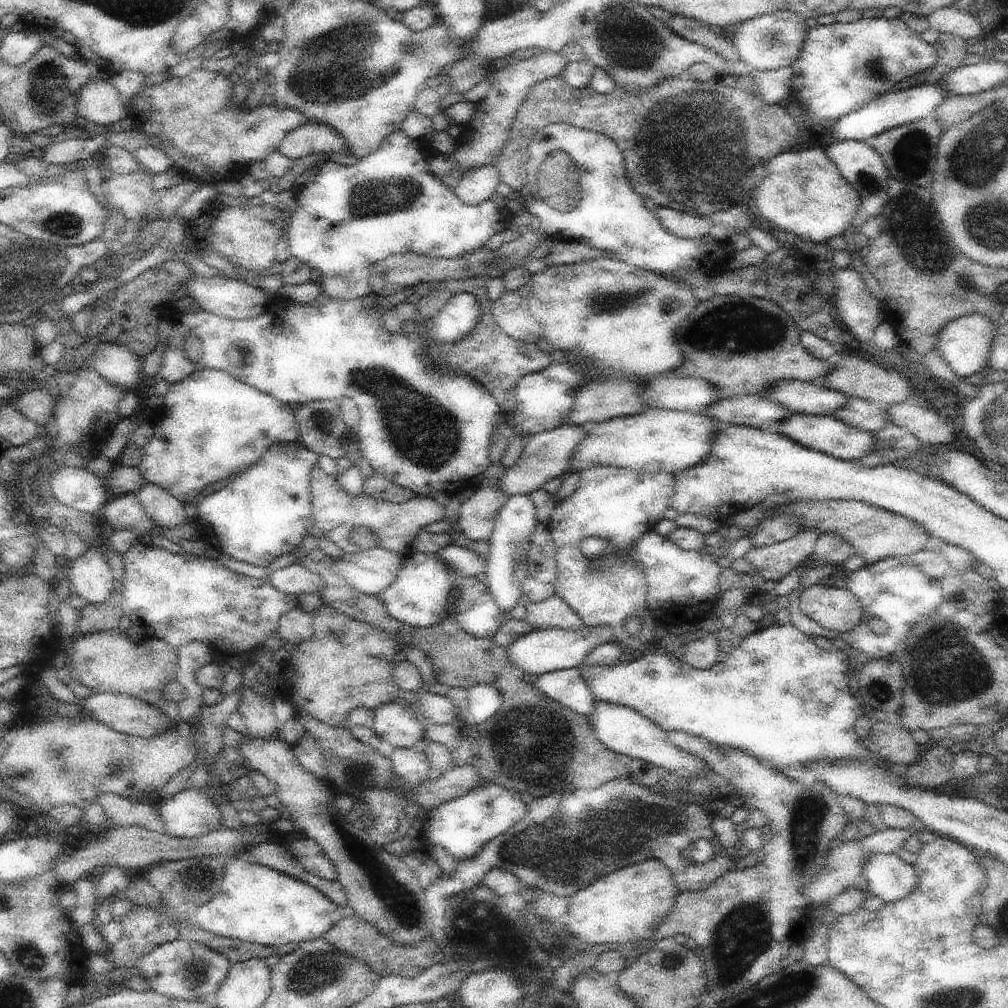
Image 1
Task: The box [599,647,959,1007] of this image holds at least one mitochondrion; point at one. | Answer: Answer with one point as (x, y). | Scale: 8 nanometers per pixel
(744, 932)

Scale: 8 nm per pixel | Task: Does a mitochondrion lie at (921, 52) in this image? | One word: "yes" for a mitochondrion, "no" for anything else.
no

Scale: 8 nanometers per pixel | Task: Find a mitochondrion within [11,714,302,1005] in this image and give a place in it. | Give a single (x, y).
(192, 972)

